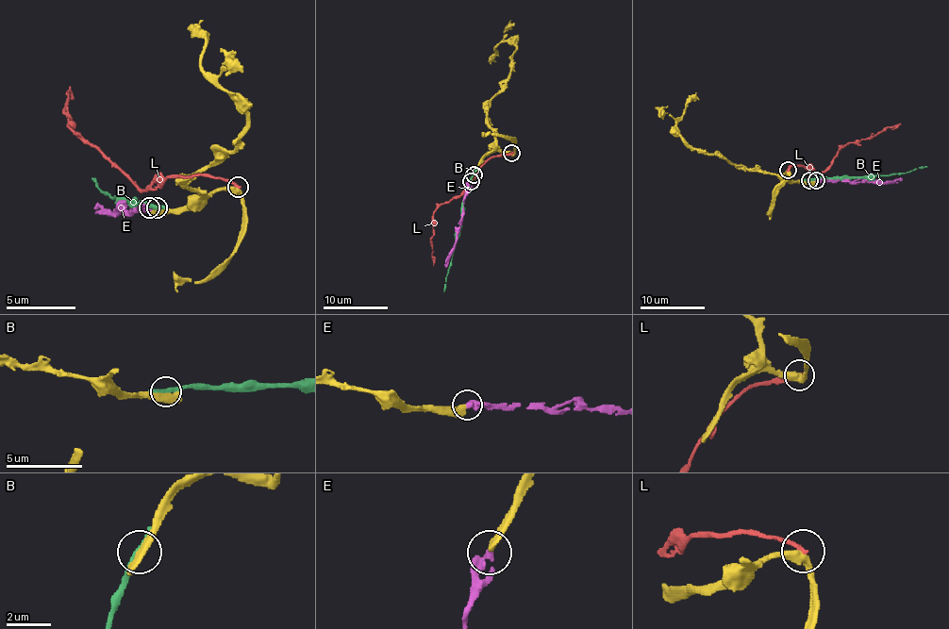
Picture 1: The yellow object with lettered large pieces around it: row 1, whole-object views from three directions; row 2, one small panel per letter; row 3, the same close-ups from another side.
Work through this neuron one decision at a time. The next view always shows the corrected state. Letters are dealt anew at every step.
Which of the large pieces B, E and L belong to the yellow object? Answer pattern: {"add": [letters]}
{"add": ["E"]}

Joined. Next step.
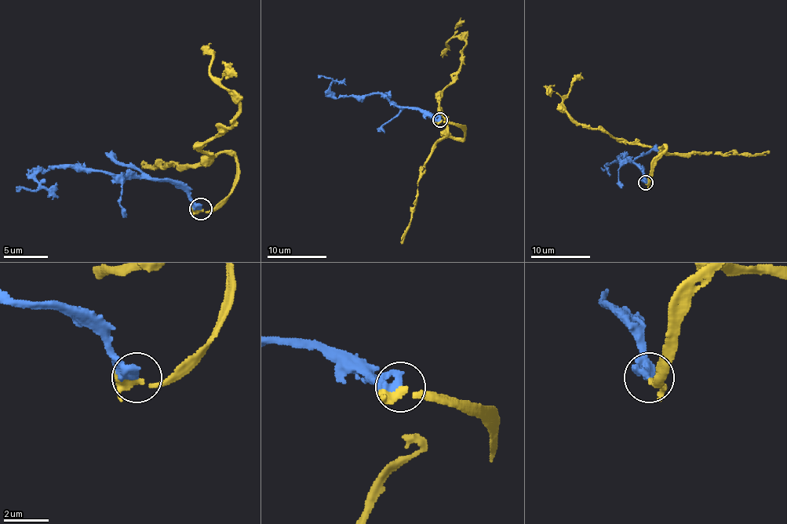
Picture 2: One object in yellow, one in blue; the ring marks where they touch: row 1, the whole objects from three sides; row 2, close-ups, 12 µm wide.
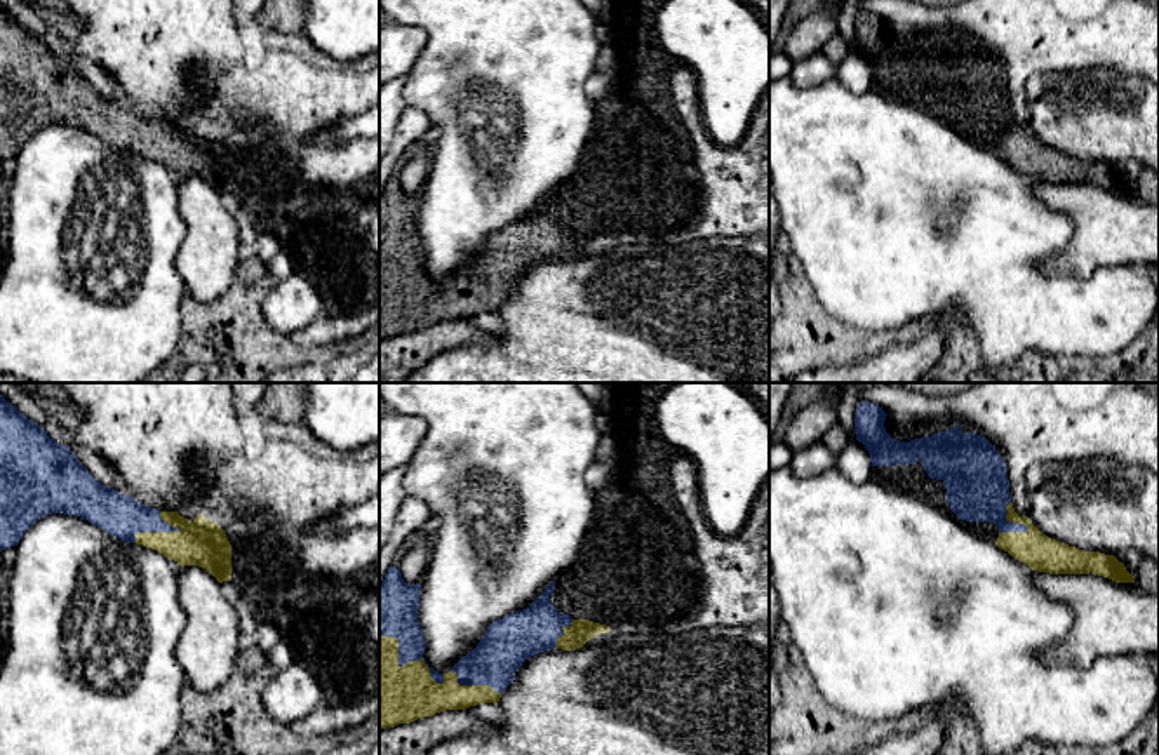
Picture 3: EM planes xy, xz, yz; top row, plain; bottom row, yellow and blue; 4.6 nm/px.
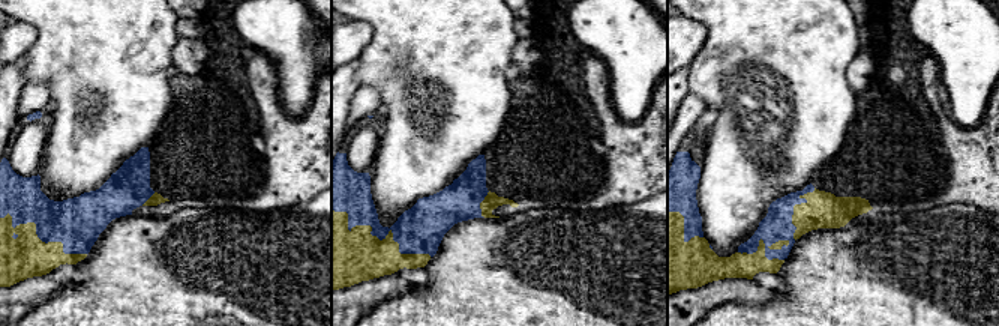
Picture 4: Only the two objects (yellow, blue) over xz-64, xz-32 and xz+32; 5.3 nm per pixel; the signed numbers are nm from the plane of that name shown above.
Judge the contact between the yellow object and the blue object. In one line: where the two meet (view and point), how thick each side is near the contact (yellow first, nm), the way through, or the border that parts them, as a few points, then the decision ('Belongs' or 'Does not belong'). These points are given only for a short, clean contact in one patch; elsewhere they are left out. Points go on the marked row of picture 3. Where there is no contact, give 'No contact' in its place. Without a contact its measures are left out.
Touches yellow at xz (404, 665). Thickness 320 nm (yellow) against 220 nm. Belongs

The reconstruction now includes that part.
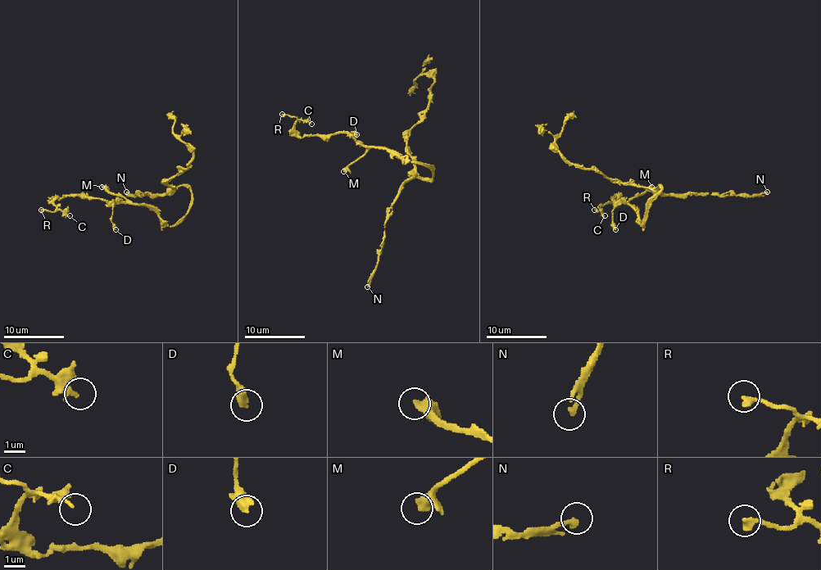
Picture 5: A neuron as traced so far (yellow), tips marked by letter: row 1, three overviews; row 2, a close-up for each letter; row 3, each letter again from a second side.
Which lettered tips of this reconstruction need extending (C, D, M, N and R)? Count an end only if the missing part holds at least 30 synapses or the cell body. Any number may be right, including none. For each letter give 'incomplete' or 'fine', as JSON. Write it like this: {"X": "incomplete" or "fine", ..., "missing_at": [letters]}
{"C": "fine", "D": "fine", "M": "fine", "N": "fine", "R": "fine", "missing_at": []}

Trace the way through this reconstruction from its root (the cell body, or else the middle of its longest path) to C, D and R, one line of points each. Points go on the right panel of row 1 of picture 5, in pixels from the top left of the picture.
C: (651, 201), (641, 226), (640, 215), (628, 203), (619, 203), (614, 199), (617, 196), (601, 205), (605, 215)
D: (651, 201), (641, 226), (640, 215), (628, 203), (619, 205), (612, 211), (615, 229)
R: (651, 201), (641, 226), (640, 215), (628, 203), (619, 203), (614, 199), (617, 196), (597, 211), (594, 210)

